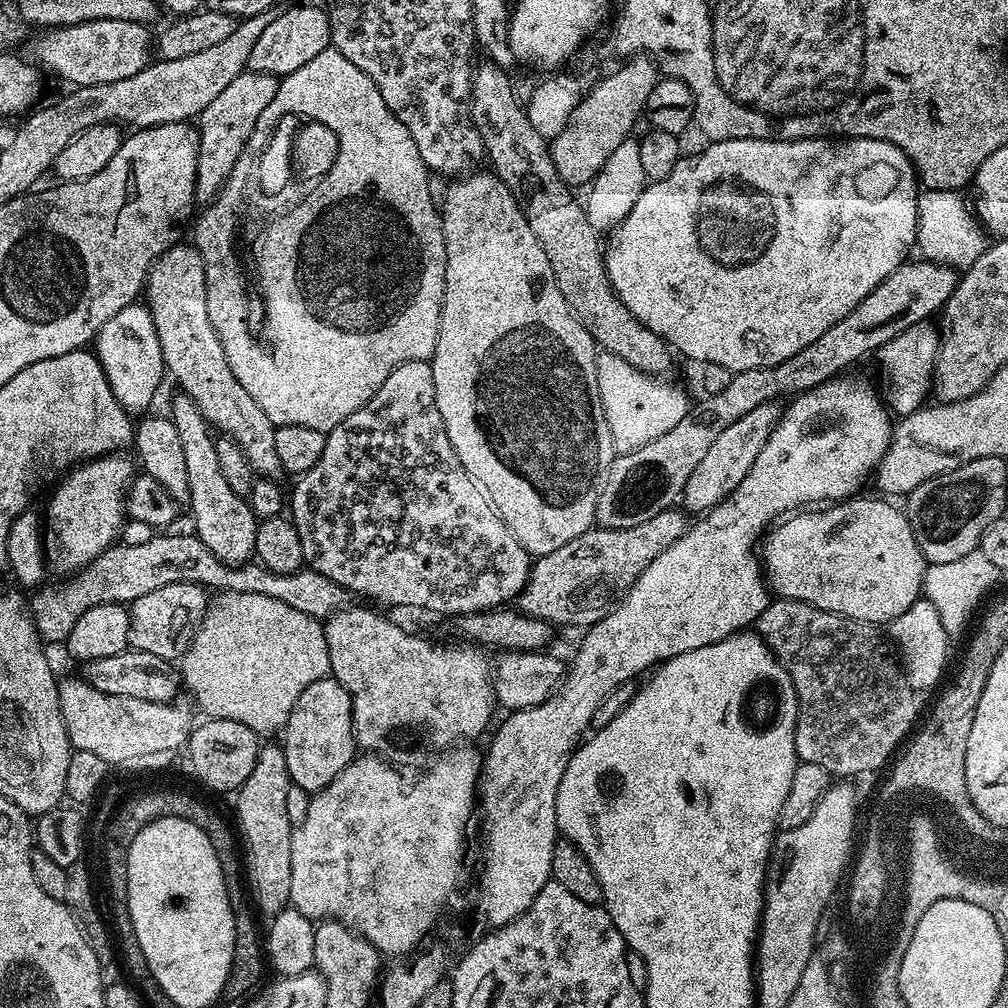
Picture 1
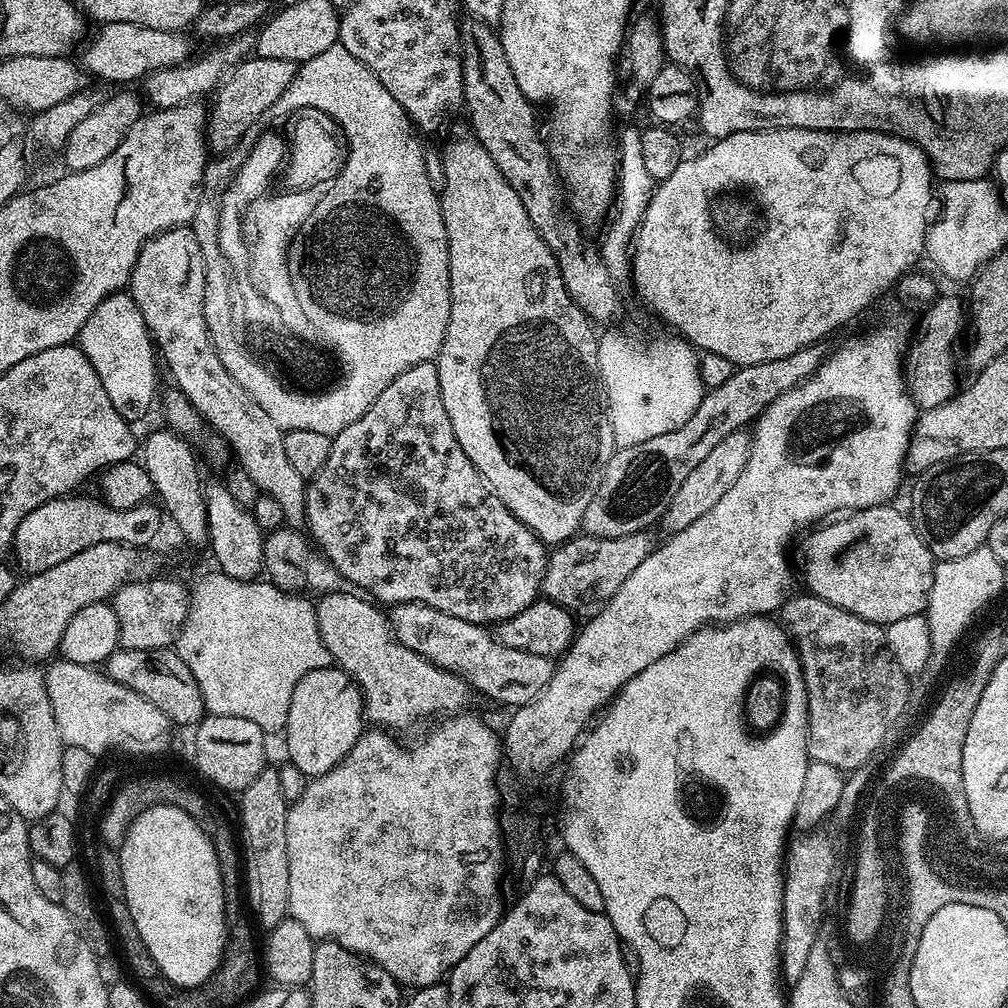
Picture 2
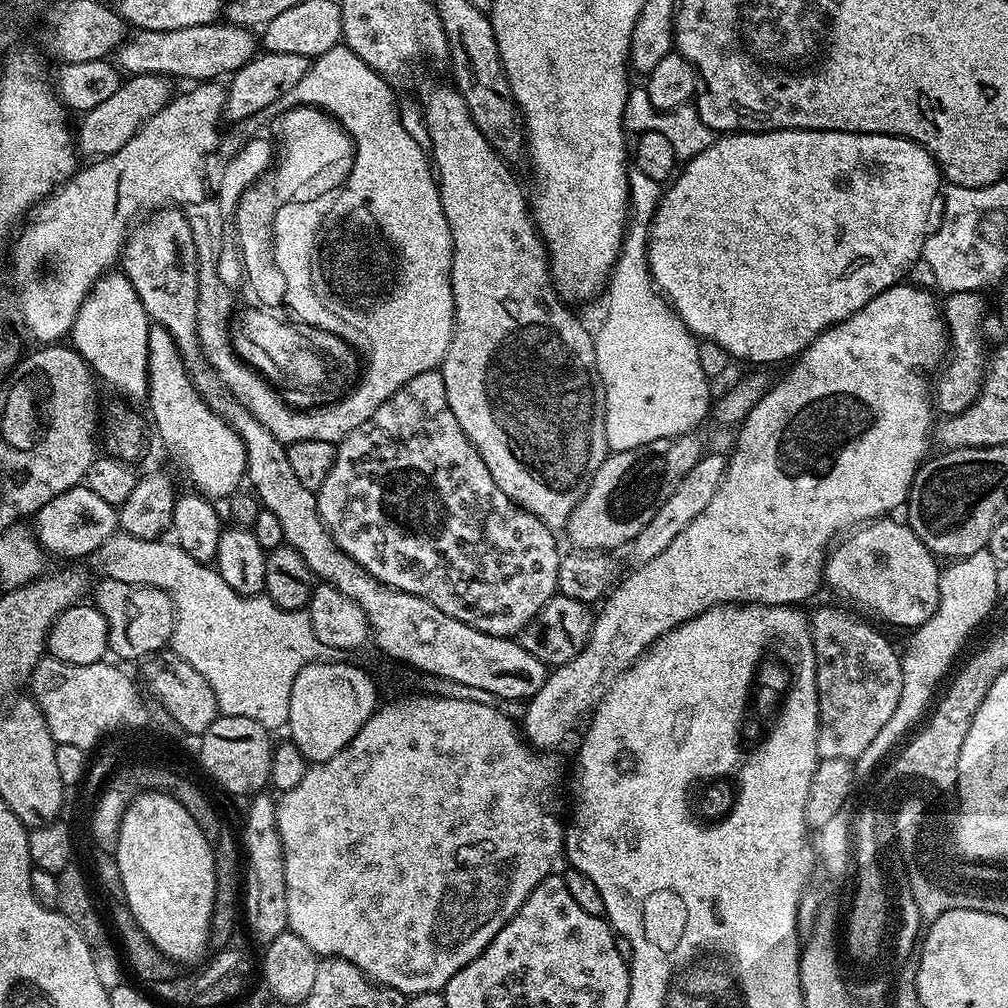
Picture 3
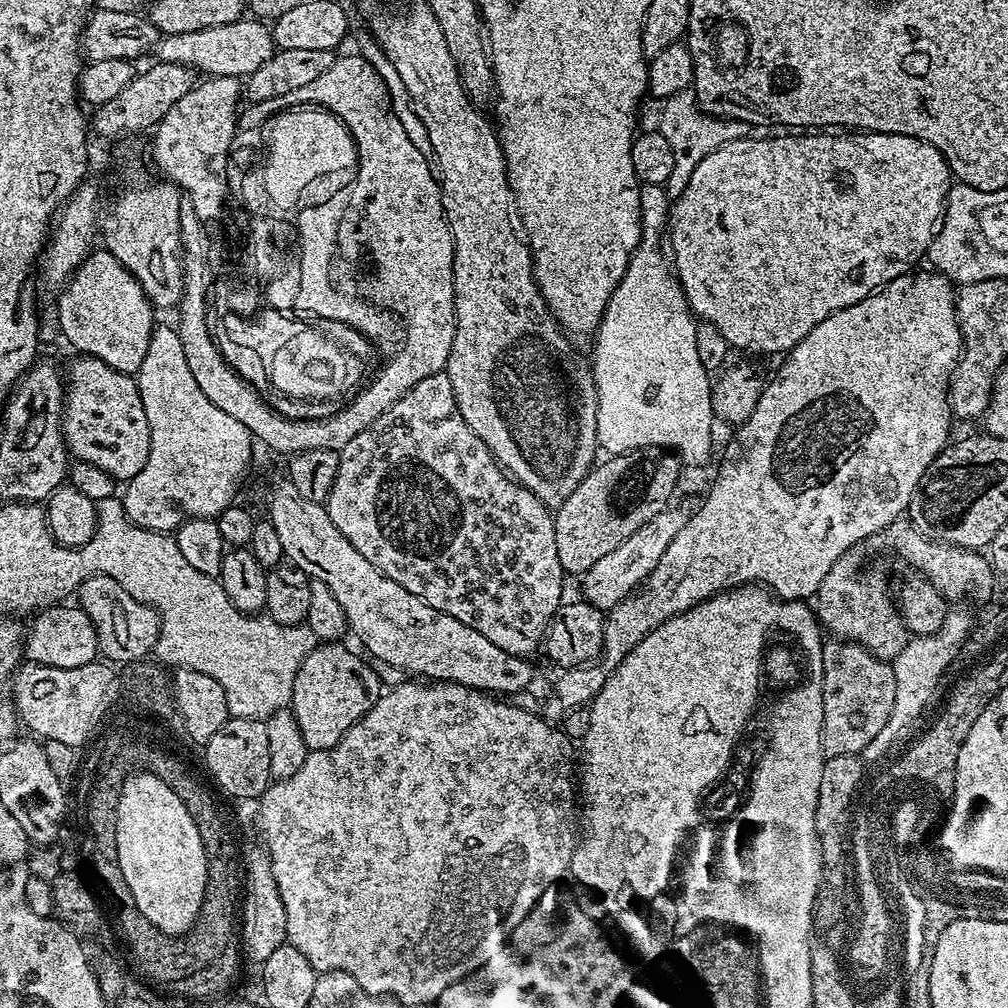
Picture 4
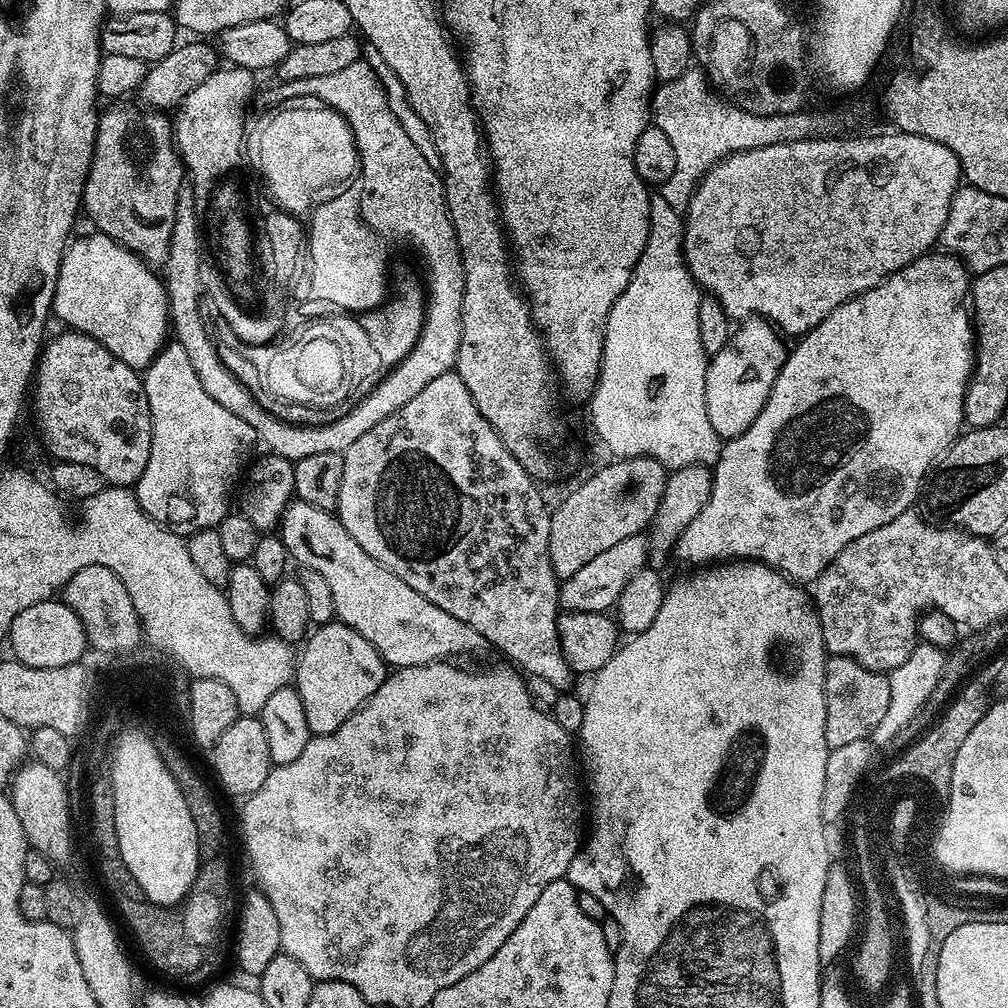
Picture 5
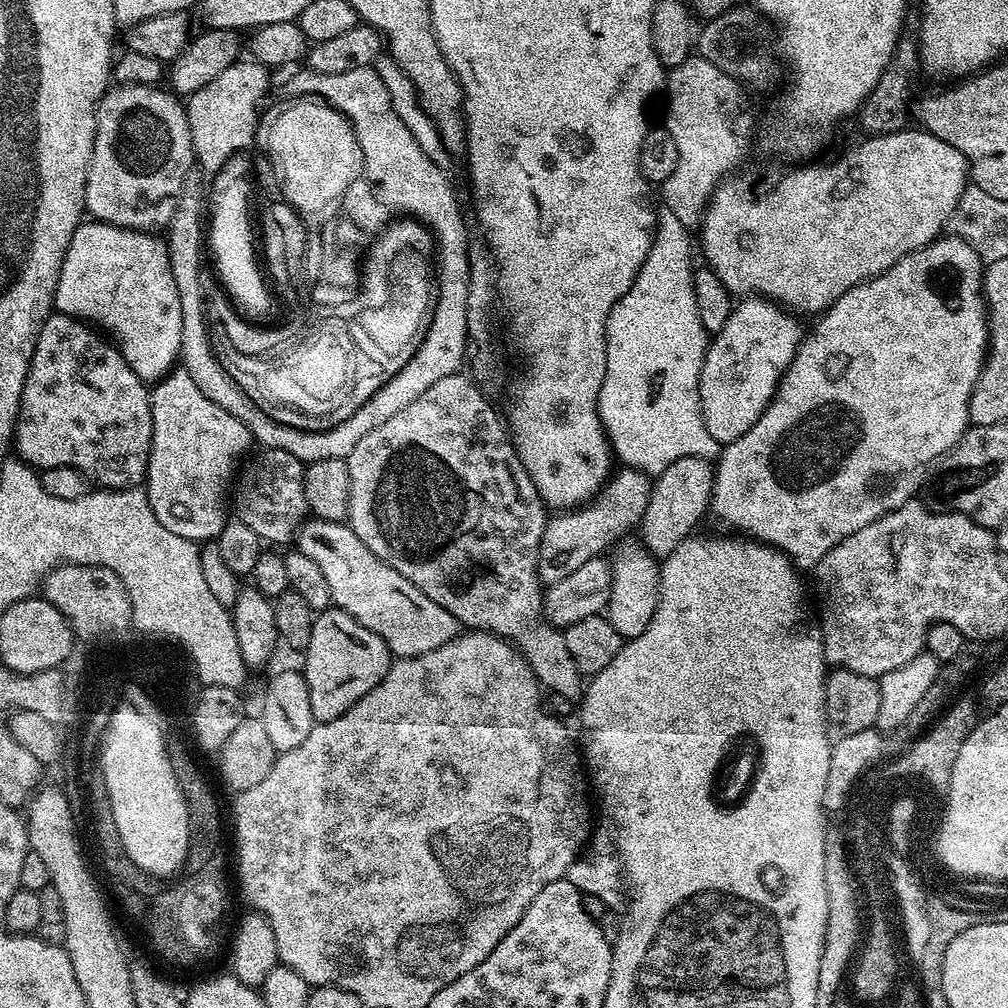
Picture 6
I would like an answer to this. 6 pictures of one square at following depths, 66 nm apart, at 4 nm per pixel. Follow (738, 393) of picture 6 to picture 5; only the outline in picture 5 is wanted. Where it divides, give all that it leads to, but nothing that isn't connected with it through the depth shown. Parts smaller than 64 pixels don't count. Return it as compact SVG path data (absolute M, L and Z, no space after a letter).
M749 318L733 331L730 346L718 350L718 354L709 359L706 370L706 414L710 417L710 426L714 426L721 438L741 436L752 425L754 418L762 414L762 406L766 406L766 398L770 398L774 378L778 378L778 370L782 370L786 359L786 344L784 348L783 342L781 333L767 320Z

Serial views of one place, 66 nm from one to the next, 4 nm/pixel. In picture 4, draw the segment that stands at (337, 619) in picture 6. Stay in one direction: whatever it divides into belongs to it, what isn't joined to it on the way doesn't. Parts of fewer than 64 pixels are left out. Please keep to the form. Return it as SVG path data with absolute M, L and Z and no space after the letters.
M320 642L302 666L298 666L290 710L298 722L298 730L302 730L306 746L313 752L333 748L346 730L374 706L377 693L381 691L380 680L371 668L373 665L357 652L351 652L344 642Z

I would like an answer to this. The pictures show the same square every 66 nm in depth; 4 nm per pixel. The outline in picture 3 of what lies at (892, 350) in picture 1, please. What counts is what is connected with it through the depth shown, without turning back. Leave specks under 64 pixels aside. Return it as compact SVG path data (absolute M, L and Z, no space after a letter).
M949 292L942 300L942 315L948 337L948 346L946 349L946 363L934 380L934 404L939 411L940 408L944 411L943 415L945 417L957 416L962 410L969 408L980 396L980 389L984 387L984 373L986 371L984 315L988 312L988 304L982 297L983 295L980 292Z

